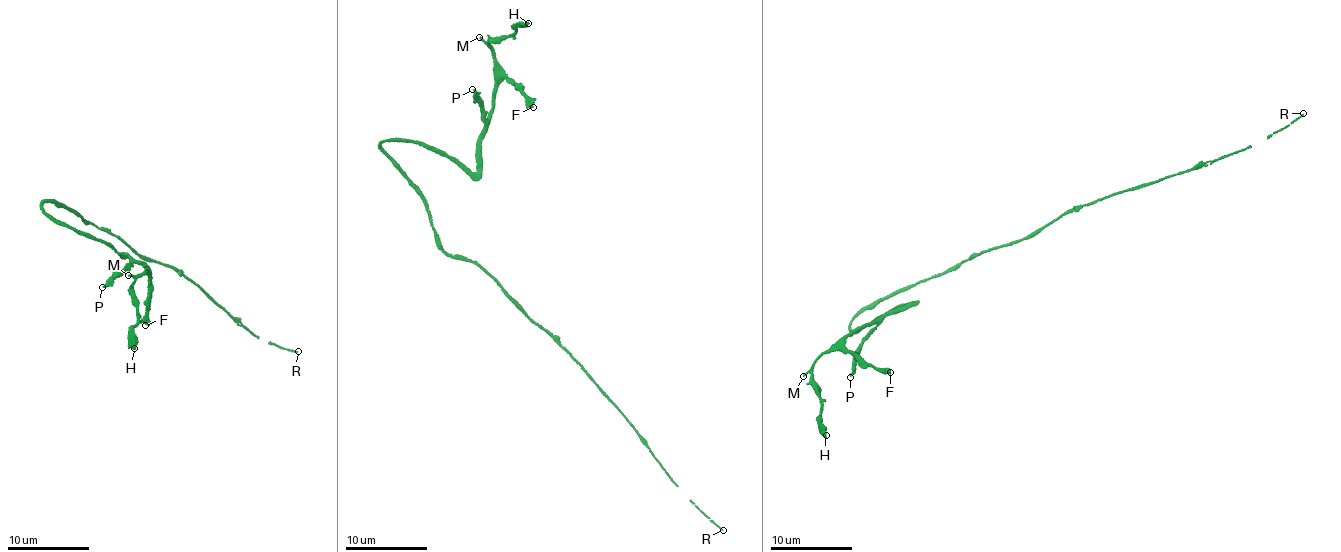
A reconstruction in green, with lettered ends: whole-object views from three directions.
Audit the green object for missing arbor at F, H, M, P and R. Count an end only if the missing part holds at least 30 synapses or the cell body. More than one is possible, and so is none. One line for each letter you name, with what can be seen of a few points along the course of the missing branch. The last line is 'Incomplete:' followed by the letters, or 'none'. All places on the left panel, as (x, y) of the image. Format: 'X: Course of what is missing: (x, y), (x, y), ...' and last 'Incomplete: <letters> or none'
P: Course of what is missing: (102, 287), (95, 284), (80, 304), (53, 311)
Incomplete: P

